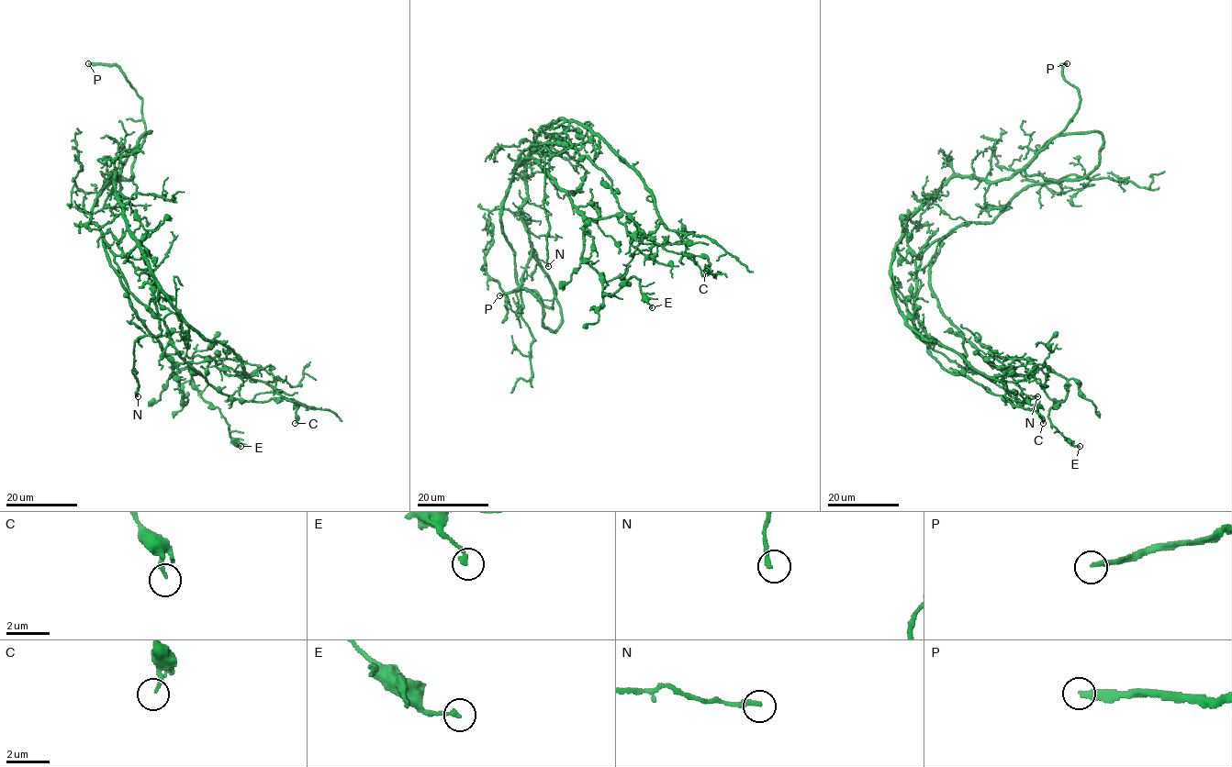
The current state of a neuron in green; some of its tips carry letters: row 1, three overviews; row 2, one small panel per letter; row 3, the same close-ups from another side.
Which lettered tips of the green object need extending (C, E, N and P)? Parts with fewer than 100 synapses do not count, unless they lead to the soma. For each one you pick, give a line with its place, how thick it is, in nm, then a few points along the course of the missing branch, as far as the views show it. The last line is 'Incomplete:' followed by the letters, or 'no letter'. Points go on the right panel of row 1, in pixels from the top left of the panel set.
P: place (1067, 63); calibre 240 nm; course (1067, 63), (1072, 57), (1091, 57), (1103, 46), (1085, 27), (1068, 27), (1069, 24)
Incomplete: P

